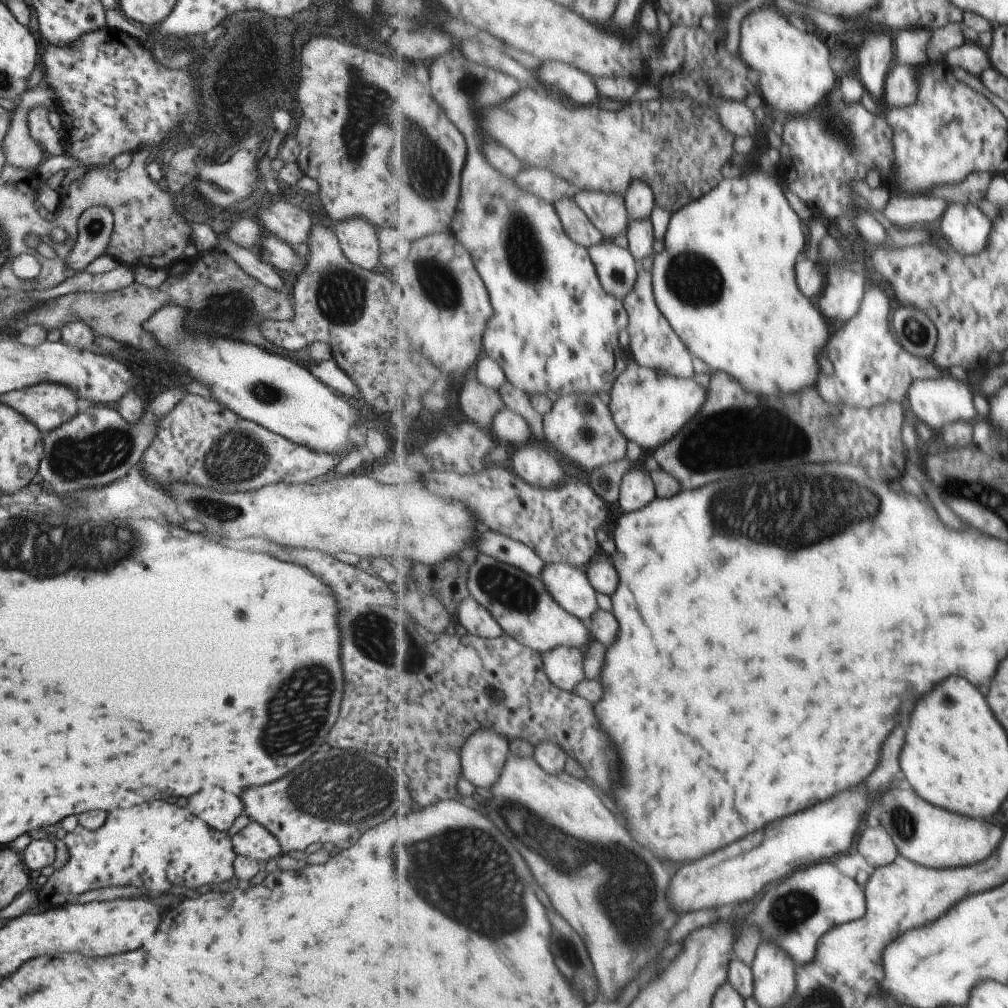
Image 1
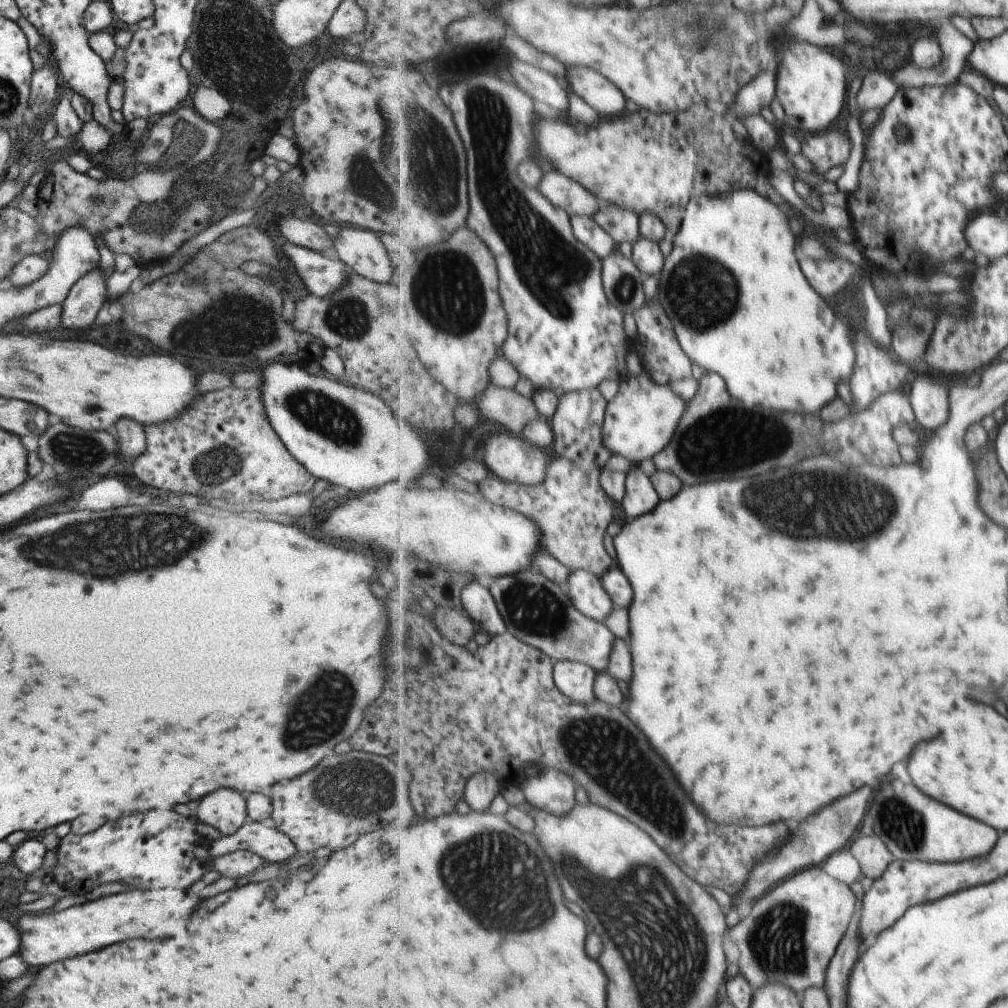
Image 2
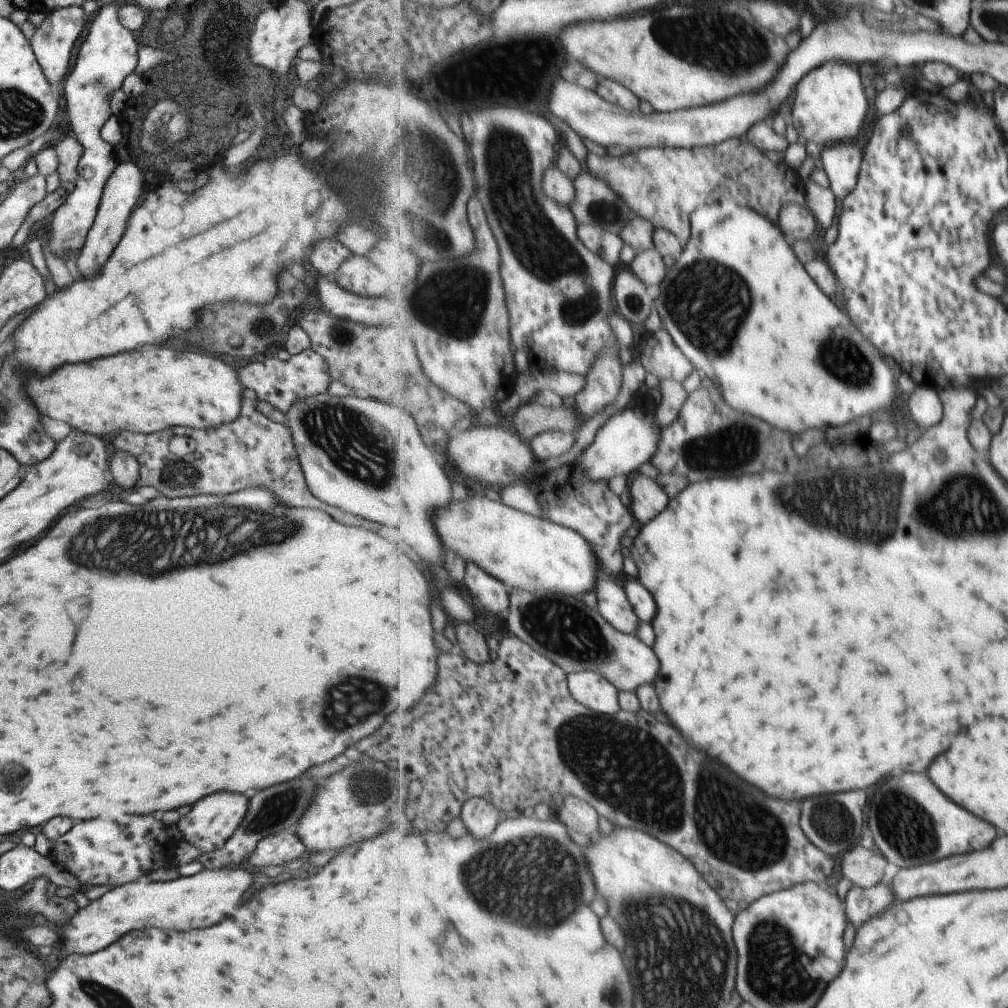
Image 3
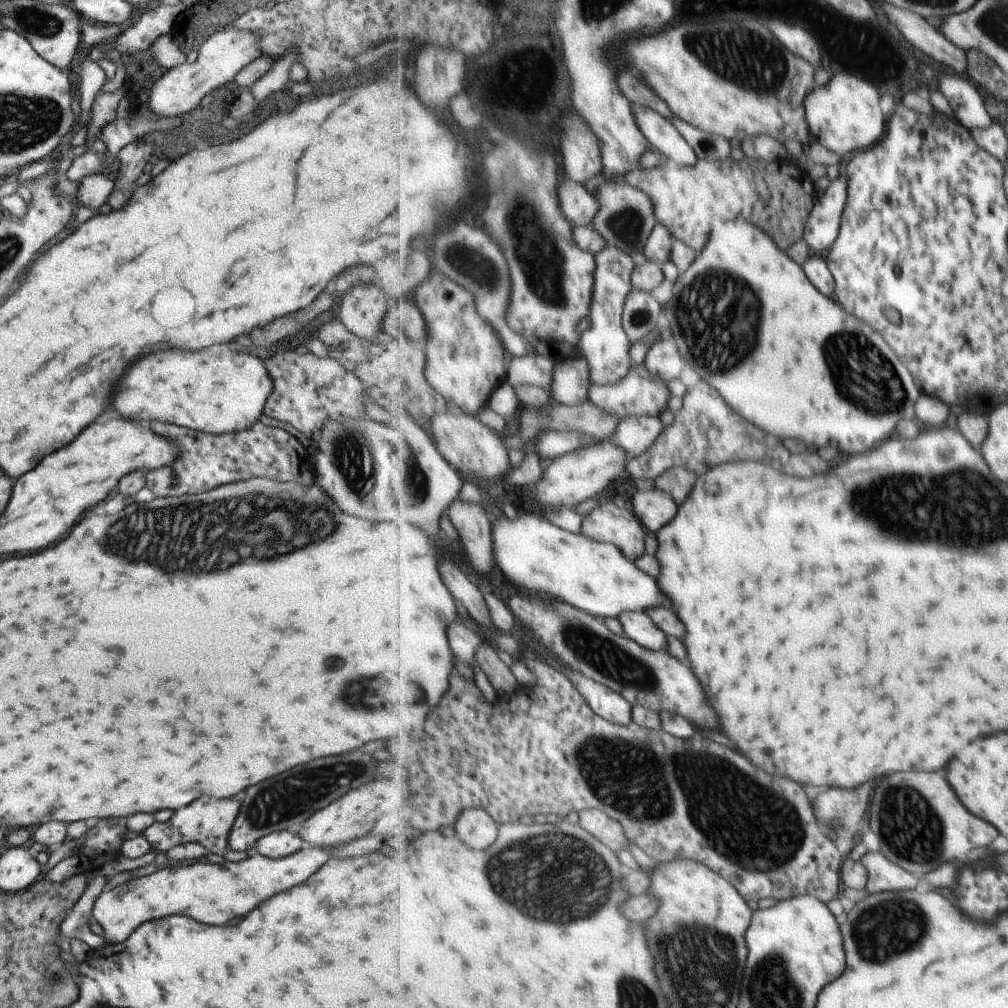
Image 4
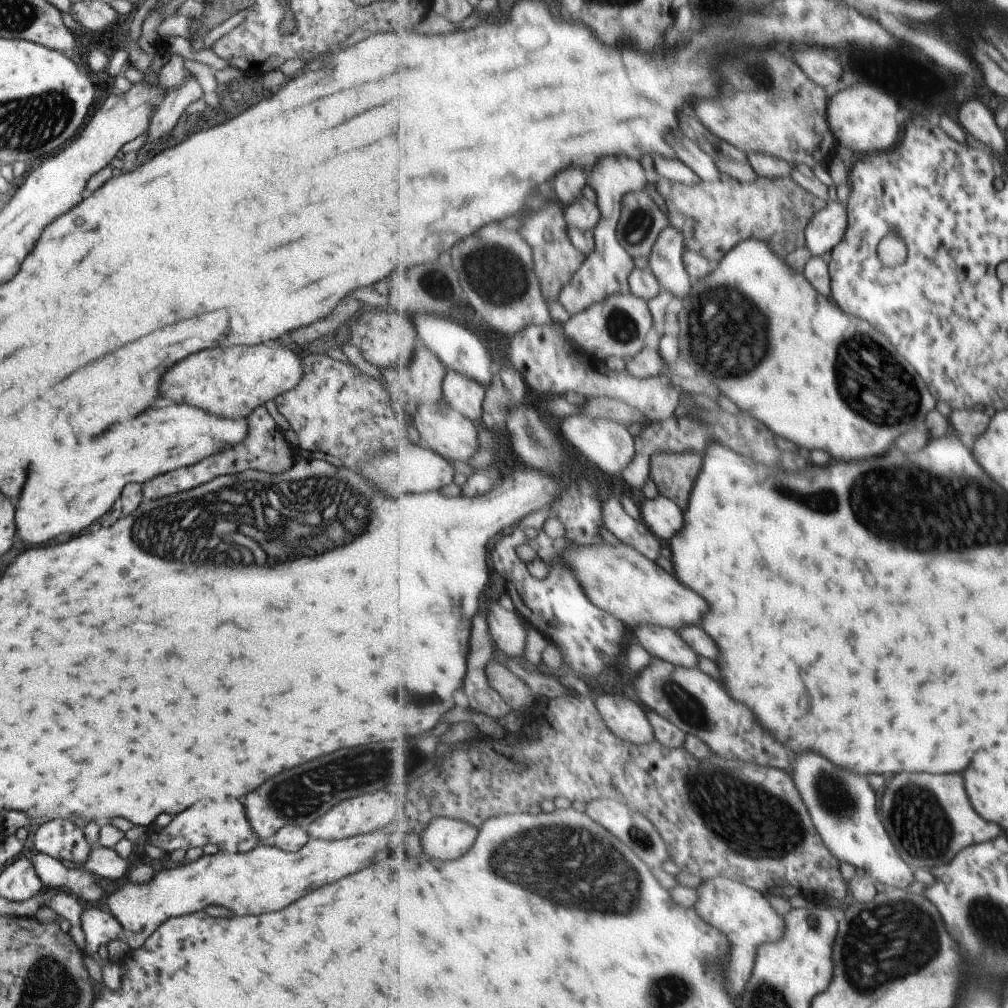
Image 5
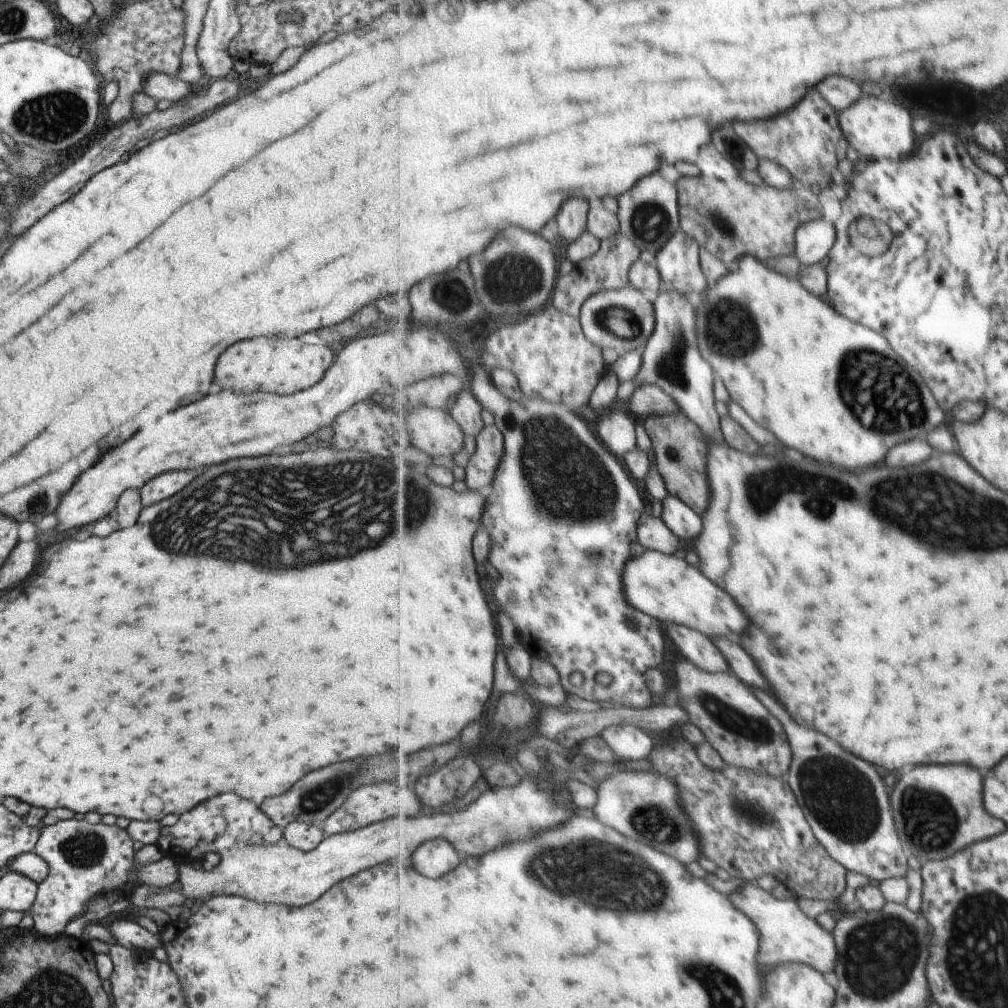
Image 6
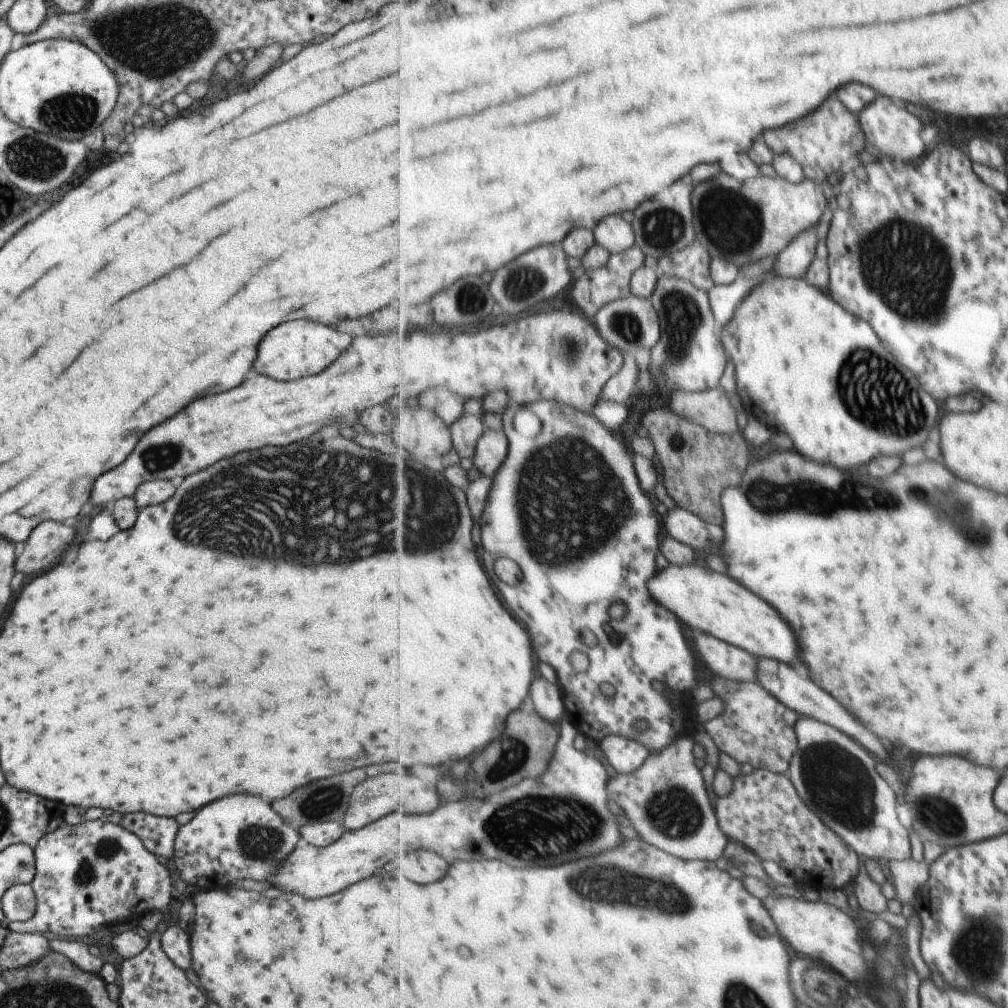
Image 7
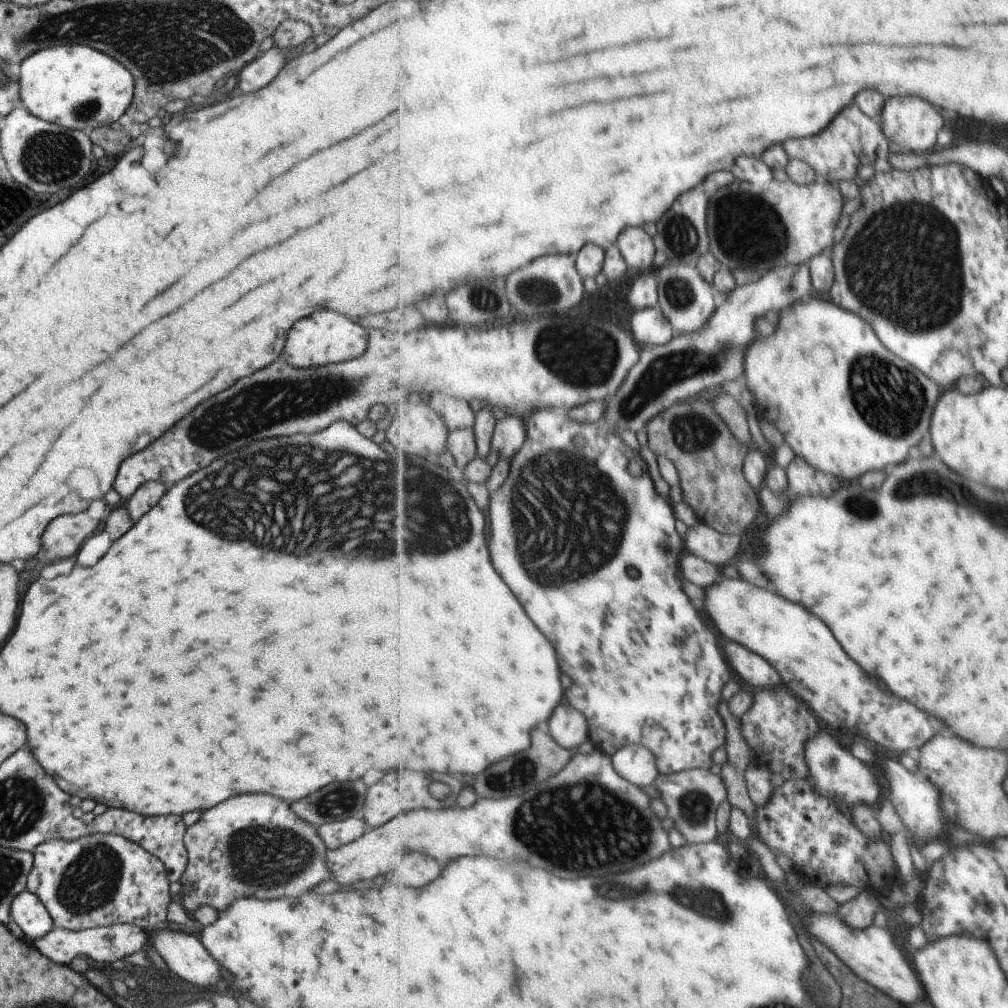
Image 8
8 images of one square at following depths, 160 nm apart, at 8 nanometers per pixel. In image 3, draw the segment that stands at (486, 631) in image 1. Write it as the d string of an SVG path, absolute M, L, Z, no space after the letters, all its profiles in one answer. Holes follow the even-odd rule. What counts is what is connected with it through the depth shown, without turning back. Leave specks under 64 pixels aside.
M467 563L463 579L464 590L468 593L475 609L489 612L504 620L508 617L510 594L506 586L475 563Z

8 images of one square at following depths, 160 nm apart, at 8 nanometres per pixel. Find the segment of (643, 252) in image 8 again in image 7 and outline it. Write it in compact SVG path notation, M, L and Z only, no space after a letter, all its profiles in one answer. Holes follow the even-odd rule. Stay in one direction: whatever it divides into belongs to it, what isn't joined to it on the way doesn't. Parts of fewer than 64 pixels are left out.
M607 216L595 228L595 238L611 253L620 253L635 244L633 226L621 216Z

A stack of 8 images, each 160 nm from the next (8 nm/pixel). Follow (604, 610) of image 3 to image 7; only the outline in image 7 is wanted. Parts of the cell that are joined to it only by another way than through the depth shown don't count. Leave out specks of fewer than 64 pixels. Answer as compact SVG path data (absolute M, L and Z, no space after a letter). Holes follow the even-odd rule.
M697 632L695 634L695 648L705 662L709 670L713 670L717 676L731 678L731 680L755 680L757 668L755 668L755 656L731 646L715 636Z

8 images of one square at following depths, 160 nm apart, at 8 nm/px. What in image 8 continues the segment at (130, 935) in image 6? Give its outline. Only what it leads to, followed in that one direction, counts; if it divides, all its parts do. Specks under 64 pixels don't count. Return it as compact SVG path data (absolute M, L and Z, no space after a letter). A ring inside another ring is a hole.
M169 928L151 929L147 932L147 946L155 950L164 965L168 969L168 974L174 976L179 981L186 982L199 989L211 988L219 982L219 970L212 956L203 948L200 940L193 935Z

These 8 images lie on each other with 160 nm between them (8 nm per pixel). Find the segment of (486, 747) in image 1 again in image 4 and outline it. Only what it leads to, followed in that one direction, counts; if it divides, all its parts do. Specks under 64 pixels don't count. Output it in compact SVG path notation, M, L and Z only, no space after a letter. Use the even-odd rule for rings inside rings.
M467 809L455 824L455 834L476 850L487 850L498 839L498 822L485 810Z

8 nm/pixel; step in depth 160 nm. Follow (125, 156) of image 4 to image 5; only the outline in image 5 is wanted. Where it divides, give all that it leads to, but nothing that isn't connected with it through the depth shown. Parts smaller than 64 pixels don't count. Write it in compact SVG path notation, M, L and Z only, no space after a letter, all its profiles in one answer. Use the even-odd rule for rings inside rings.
M187 78L178 89L172 89L158 104L146 130L145 148L155 144L161 136L169 134L177 124L184 108L194 100L201 98L202 91L195 78Z

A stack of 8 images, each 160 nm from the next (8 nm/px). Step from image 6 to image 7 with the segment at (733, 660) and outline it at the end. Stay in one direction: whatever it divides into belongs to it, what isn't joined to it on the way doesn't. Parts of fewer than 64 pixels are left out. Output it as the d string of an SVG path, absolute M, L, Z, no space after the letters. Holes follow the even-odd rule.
M757 658L757 678L777 700L783 700L783 704L787 704L791 710L797 710L799 714L811 716L817 720L827 720L827 724L835 724L835 728L843 728L843 732L847 732L849 736L855 736L855 740L859 740L859 744L863 744L867 750L880 756L882 762L891 760L891 756L889 756L887 748L881 744L881 740L873 732L869 732L861 722L857 722L855 716L847 708L843 708L835 698L831 698L817 684L813 684L813 680L809 680L809 676L803 676L803 672L799 672L799 664L789 666L785 662L779 662L773 658Z

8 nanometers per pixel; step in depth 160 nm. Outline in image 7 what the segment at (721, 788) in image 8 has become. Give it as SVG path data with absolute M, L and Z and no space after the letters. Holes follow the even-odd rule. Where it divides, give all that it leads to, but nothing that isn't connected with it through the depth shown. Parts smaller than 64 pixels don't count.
M689 734L677 737L668 744L668 747L649 754L649 758L641 768L629 774L615 771L612 780L607 781L607 790L609 798L616 802L633 824L633 832L637 836L643 836L648 843L681 858L715 862L725 854L731 839L718 823L714 804L711 804L711 798L709 798L711 791L709 774L695 764L695 758L692 756L693 744L694 738Z

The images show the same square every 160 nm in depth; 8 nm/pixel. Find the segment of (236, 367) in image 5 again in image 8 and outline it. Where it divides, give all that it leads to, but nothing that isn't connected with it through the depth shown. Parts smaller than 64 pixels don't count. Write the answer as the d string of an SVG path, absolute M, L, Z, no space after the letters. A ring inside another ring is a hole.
M321 310L313 312L311 316L295 322L285 338L281 358L291 368L307 369L308 367L322 367L323 365L340 363L359 356L365 348L365 330L347 318Z

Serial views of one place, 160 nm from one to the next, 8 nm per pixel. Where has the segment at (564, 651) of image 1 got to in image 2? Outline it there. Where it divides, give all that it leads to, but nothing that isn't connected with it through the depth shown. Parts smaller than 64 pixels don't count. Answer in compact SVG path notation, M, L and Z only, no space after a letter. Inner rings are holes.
M557 661L555 664L555 682L559 689L578 703L593 704L597 698L595 694L595 682L598 673L581 662Z

